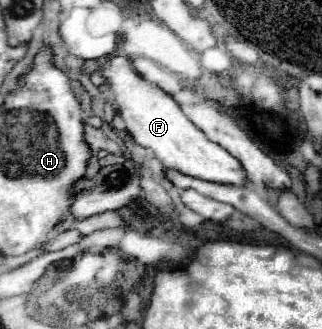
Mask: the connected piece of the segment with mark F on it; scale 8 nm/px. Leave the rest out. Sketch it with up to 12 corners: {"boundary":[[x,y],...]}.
{"boundary":[[124,55],[98,67],[134,143],[184,175],[246,185]]}

